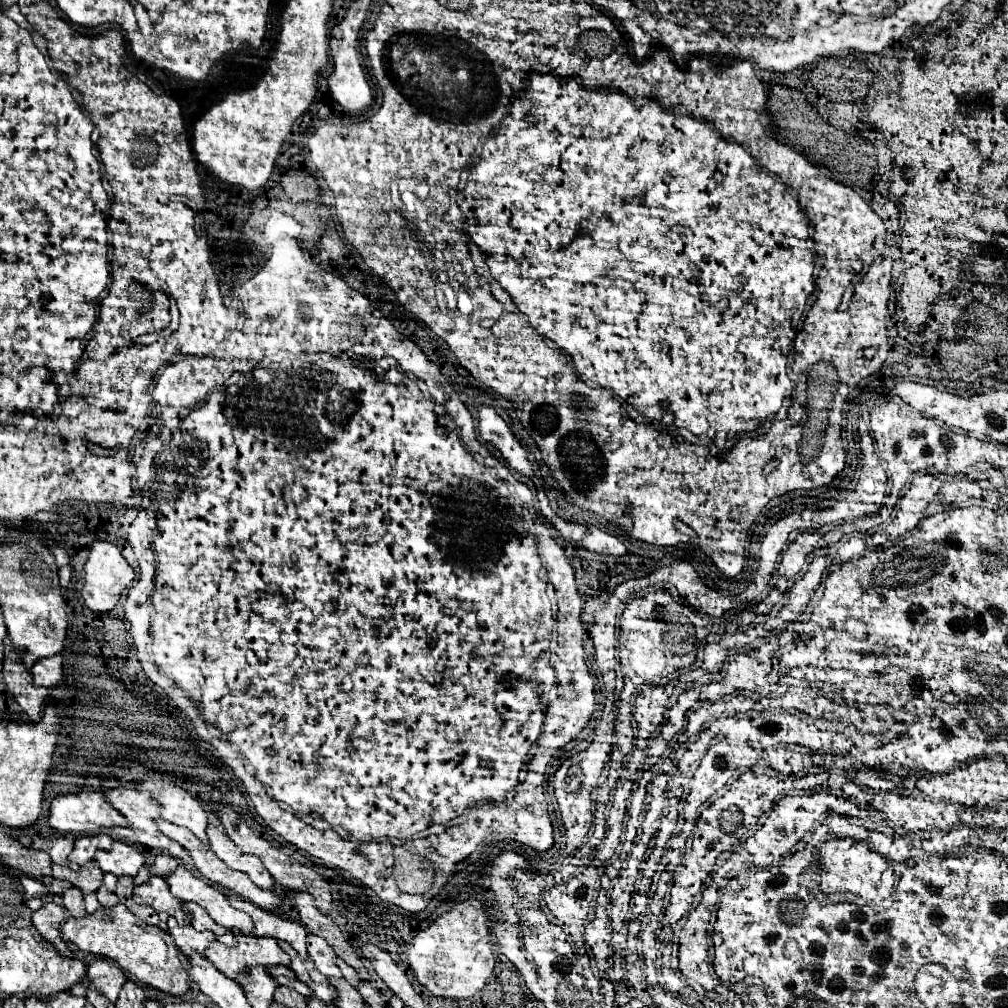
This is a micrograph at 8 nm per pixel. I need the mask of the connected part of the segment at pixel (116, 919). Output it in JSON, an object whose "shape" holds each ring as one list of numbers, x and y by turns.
{"shape":[[121,903,109,909,101,907,97,913,81,919,67,919,63,925,63,939,75,943,85,953,103,955,115,961,127,975,131,975,139,983,161,989,169,995,181,997,191,989,191,977,179,959,179,949,173,943,171,935,159,927,145,925]]}

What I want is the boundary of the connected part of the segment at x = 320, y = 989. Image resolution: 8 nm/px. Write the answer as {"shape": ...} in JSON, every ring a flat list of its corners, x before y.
{"shape":[[305,963,305,971,301,971,301,981,305,981,307,985,311,985,311,989,313,989,313,993,315,993,317,999,321,999,325,1003,333,1003,333,999,337,995,335,987,329,985,329,981,319,971,315,971,313,967,309,967,307,963]]}

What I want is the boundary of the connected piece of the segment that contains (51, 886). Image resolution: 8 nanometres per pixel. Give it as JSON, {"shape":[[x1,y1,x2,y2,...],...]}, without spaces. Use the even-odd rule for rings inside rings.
{"shape":[[45,877,43,883,45,883,45,887,47,887,51,893,57,893,57,895,61,895,65,889,71,887,71,883,67,883,67,881,59,881,59,879,53,879,53,877]]}

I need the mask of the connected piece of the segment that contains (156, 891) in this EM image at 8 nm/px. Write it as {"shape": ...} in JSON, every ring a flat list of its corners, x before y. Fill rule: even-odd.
{"shape":[[151,877,147,883,135,887,133,889,133,899,137,899,143,905,151,905,157,913,165,911,167,915,175,917,177,923,181,923,181,925,189,923,189,915,183,913,181,901,171,895,163,877]]}

